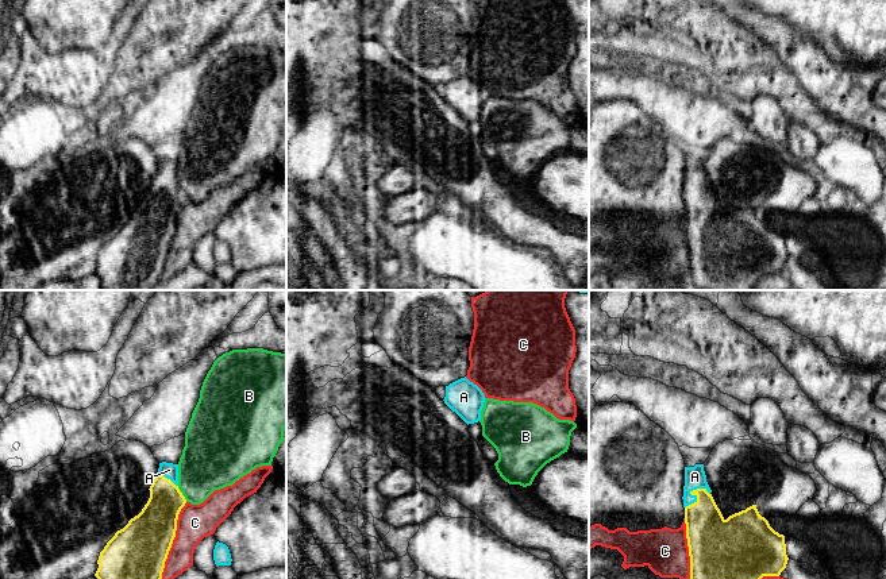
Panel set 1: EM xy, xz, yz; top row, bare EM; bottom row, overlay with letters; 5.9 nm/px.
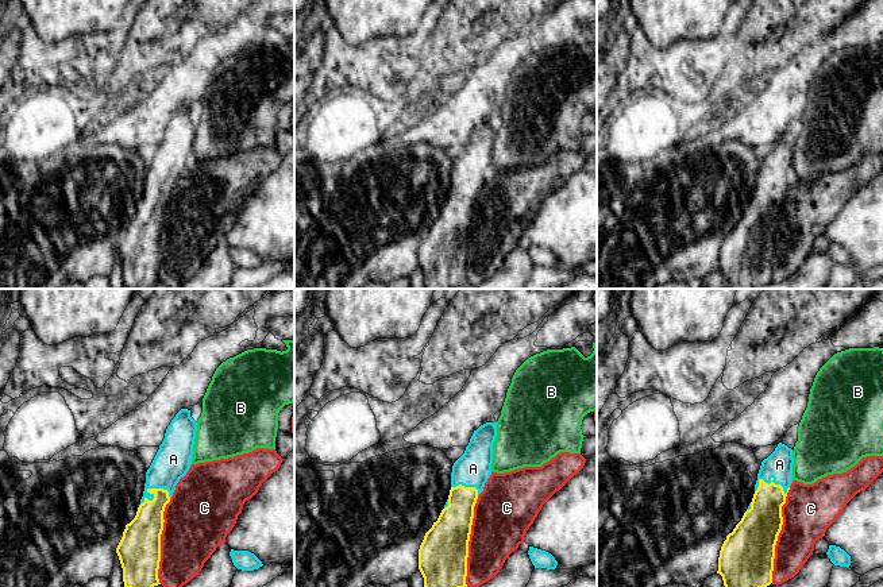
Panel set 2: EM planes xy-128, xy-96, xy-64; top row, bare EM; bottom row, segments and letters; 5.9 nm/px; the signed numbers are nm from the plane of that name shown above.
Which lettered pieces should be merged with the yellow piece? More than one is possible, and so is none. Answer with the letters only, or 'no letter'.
A

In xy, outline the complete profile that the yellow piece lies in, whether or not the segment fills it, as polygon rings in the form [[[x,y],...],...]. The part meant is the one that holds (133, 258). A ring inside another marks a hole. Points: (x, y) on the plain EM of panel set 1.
[[[159,161],[150,184],[150,196],[142,209],[118,228],[100,250],[95,274],[101,290],[150,290],[162,277],[165,259],[177,228],[177,217],[186,197],[178,186],[178,162]]]

